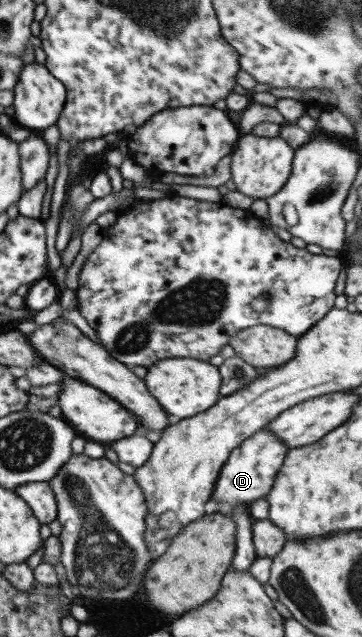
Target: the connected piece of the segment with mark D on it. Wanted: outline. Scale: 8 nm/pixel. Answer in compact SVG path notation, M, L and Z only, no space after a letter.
M261 428L261 430L255 432L255 434L243 441L239 447L230 453L229 459L227 459L221 468L217 483L215 483L213 493L211 493L211 499L217 497L217 499L221 499L221 501L217 502L227 503L227 505L233 505L233 507L235 507L235 505L243 505L243 507L245 507L245 505L250 505L255 500L266 497L271 491L271 486L273 486L273 482L275 482L275 476L277 476L277 472L279 472L279 468L281 464L283 464L286 453L289 450L289 446L279 440L269 428Z

